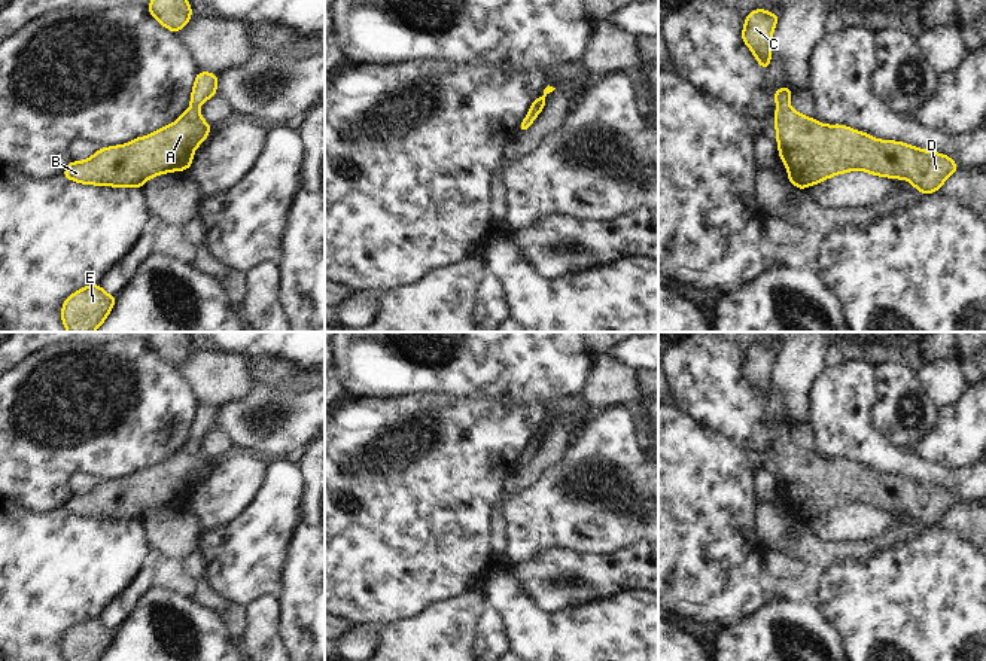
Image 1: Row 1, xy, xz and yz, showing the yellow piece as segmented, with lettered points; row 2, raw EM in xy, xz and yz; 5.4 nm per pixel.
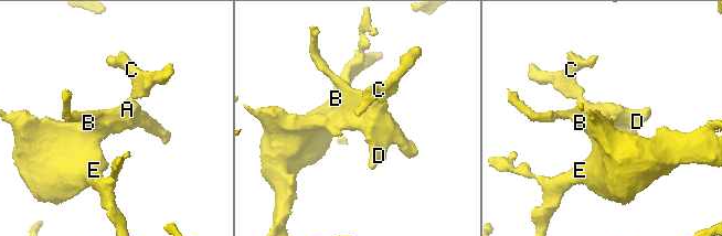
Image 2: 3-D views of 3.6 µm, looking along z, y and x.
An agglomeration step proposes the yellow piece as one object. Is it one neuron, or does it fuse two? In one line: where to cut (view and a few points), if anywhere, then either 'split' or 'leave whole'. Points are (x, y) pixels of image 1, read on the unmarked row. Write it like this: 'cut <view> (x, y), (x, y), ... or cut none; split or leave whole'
cut none; leave whole

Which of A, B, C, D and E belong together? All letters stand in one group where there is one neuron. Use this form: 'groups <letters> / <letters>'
groups A B C D E

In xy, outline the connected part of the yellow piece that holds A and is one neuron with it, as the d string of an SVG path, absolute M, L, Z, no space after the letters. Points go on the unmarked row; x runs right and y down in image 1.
M197 406L191 439L171 459L131 476L97 482L86 494L70 494L63 509L83 518L141 521L155 509L189 503L194 484L211 463L197 442L217 429L216 417L216 406Z

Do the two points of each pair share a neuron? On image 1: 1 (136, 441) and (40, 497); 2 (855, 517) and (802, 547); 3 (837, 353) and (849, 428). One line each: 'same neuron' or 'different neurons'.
1: same neuron
2: different neurons
3: different neurons

